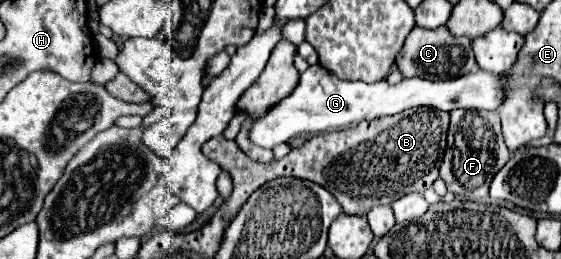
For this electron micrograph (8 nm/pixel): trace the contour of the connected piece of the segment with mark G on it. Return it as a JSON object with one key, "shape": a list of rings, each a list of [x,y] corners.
{"shape":[[[320,64],[310,66],[296,86],[296,90],[276,104],[266,116],[252,122],[250,138],[254,144],[264,148],[274,148],[300,134],[318,134],[324,130],[344,128],[350,124],[358,124],[362,120],[376,120],[382,116],[392,116],[404,112],[408,108],[438,108],[438,110],[454,110],[454,108],[478,108],[478,110],[496,110],[500,104],[500,80],[484,70],[474,70],[466,76],[454,80],[422,80],[422,78],[404,78],[400,84],[390,86],[386,80],[366,84],[366,82],[346,82],[338,80],[334,74],[326,72]]]}

